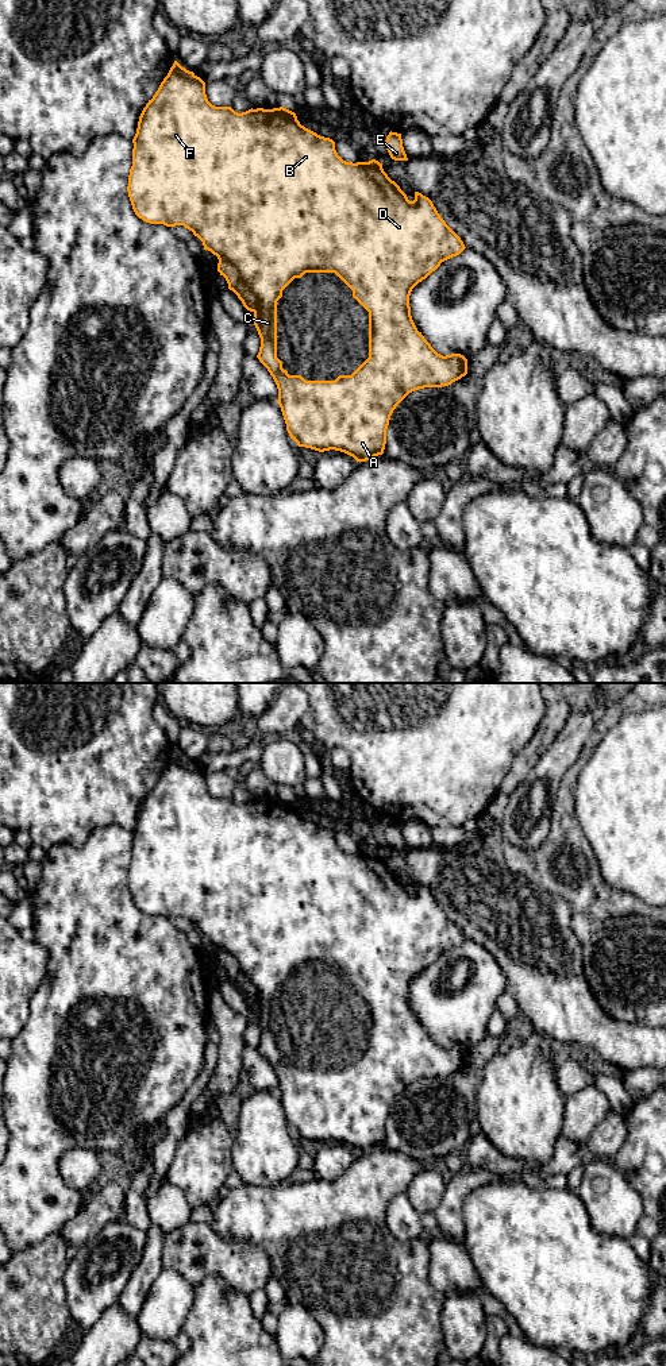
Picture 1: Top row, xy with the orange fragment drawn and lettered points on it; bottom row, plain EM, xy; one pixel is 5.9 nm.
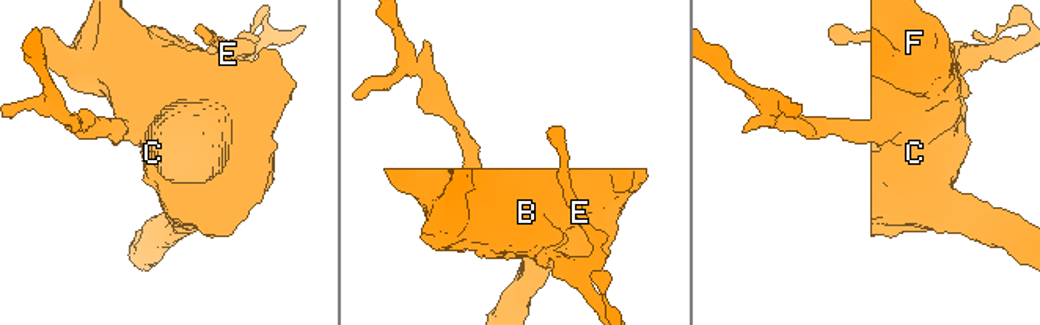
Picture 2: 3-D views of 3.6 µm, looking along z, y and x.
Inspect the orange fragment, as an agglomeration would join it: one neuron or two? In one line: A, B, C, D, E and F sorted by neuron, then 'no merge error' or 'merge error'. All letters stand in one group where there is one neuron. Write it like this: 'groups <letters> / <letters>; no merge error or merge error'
groups A B C D F / E; merge error

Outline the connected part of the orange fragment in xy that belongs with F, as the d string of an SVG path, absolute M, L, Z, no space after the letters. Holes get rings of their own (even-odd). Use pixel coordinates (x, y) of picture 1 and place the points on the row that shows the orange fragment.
M174 61L153 99L143 108L132 143L132 166L130 169L127 192L135 215L150 224L163 224L166 227L184 225L203 242L204 250L211 251L219 261L231 263L238 270L243 282L257 296L259 305L254 312L254 325L261 337L257 358L267 368L277 385L277 402L281 408L286 431L299 447L319 452L330 449L340 451L353 456L357 462L366 462L382 455L390 416L409 393L424 387L449 386L467 374L467 359L463 355L451 354L443 356L431 347L421 332L417 331L409 306L412 289L435 271L442 262L459 255L466 247L461 238L440 217L432 201L419 192L415 192L415 200L409 201L400 186L384 171L382 163L376 159L357 163L343 161L338 155L332 139L305 128L297 120L296 113L284 107L273 109L251 108L242 113L235 112L231 107L215 107L207 99L205 82L193 72L182 67L177 61ZM305 273L335 273L353 290L353 297L369 312L369 358L351 375L339 375L335 381L305 381L301 375L289 375L282 368L282 362L277 358L277 301L282 297L282 290L294 278L301 278Z

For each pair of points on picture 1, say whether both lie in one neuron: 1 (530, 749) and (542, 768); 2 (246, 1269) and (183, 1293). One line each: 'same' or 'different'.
1: different
2: different

